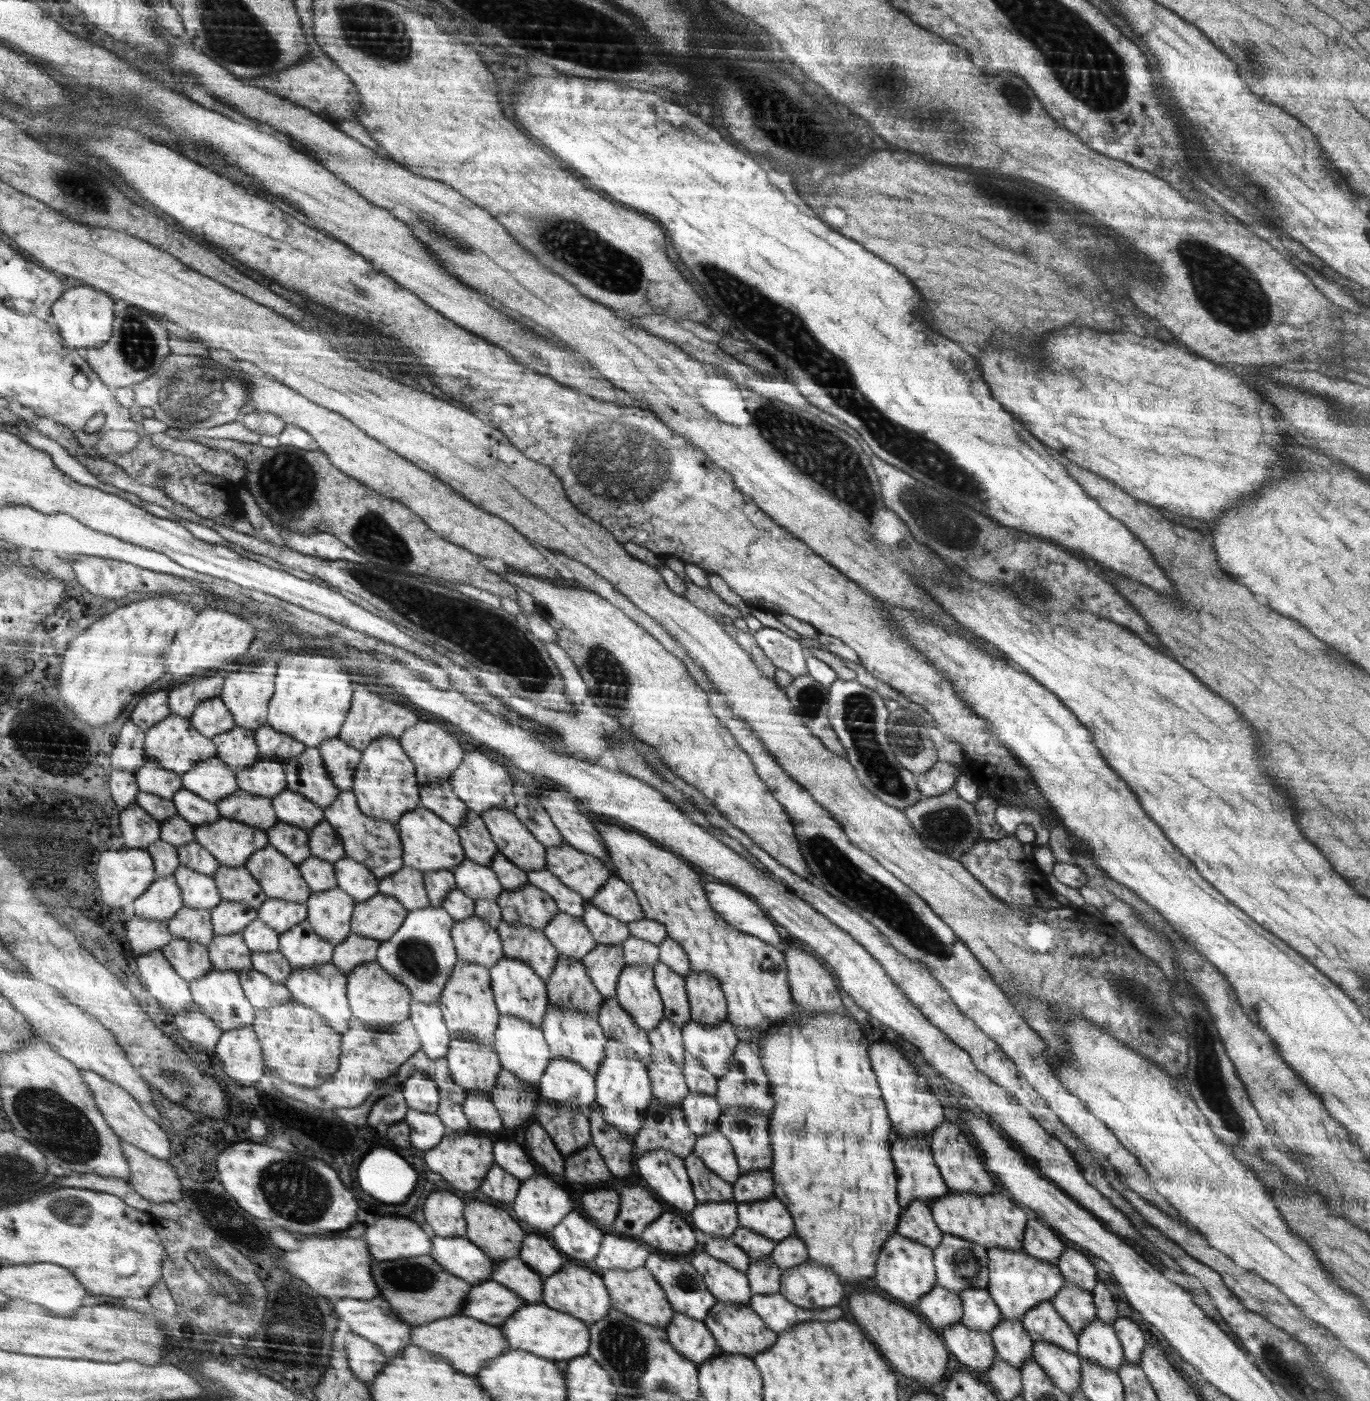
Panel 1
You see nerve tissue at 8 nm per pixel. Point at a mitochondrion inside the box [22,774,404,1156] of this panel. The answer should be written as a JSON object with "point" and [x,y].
{"point":[176,1076]}

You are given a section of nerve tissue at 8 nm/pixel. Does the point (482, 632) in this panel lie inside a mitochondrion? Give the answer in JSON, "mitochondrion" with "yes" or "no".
{"mitochondrion":"yes"}

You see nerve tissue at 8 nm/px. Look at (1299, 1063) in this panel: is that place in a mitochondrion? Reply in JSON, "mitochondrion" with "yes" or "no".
{"mitochondrion":"no"}

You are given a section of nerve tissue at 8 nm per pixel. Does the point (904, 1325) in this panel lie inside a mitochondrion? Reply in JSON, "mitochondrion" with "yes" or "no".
{"mitochondrion":"no"}

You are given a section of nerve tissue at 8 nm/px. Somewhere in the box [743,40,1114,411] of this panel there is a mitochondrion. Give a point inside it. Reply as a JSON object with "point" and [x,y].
{"point":[893,90]}

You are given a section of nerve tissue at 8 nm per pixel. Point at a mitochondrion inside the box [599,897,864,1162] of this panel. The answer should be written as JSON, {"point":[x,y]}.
{"point":[659,1116]}

